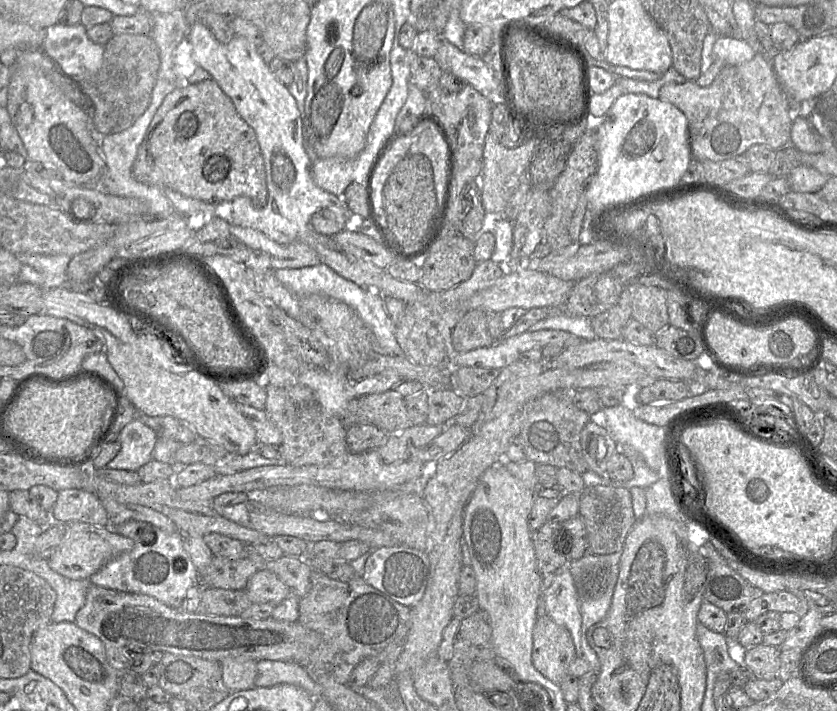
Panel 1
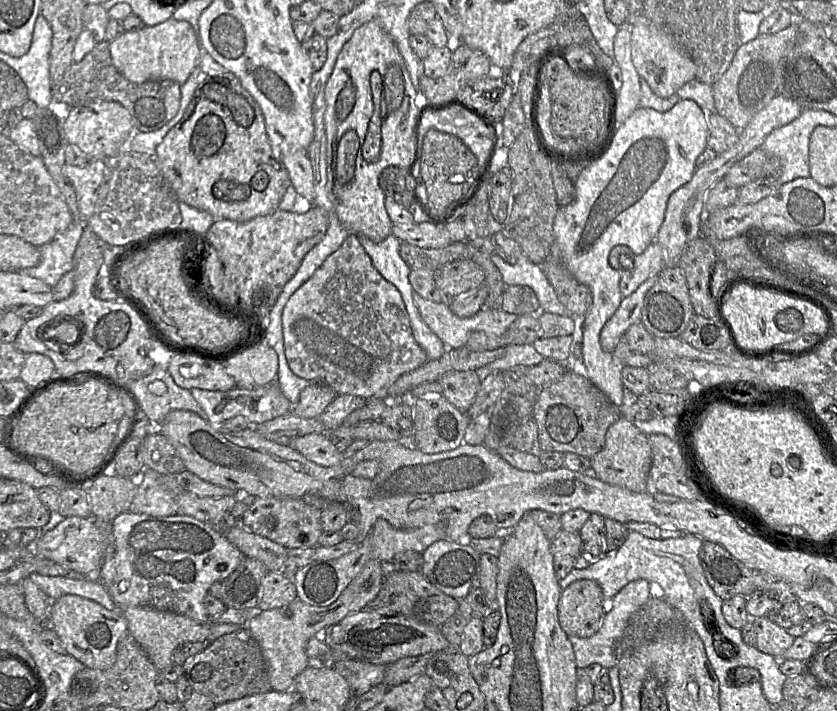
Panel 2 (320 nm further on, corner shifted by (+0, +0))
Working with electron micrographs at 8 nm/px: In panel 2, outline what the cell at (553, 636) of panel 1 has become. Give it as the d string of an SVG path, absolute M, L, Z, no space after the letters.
M577 580L560 595L558 621L569 638L594 635L600 628L604 614L603 593L594 580Z

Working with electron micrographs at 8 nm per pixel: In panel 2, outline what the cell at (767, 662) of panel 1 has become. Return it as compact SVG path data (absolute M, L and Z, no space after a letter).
M766 616L751 618L756 631L755 647L775 658L781 658L783 653L793 644L794 637L786 629L774 624Z

